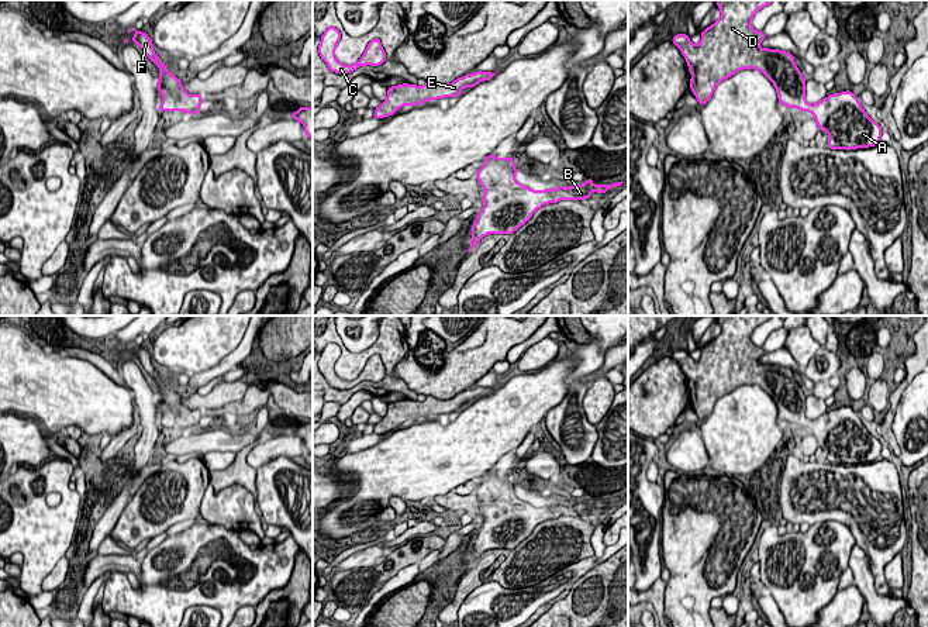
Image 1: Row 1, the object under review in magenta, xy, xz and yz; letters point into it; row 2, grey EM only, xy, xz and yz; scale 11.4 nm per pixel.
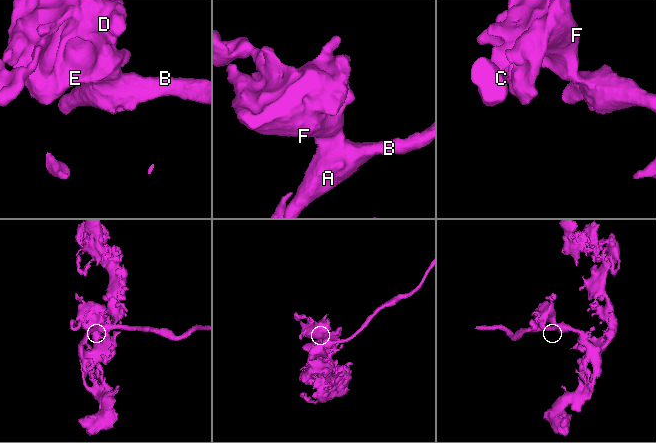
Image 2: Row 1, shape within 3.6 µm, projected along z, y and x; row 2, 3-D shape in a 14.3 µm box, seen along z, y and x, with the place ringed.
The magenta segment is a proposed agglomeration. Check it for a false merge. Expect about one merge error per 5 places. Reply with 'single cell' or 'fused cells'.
single cell

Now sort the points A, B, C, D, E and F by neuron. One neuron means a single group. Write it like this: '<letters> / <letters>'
A B C D E F

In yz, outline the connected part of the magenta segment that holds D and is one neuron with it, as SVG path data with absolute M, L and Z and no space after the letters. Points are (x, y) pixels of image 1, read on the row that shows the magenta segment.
M717 0L715 4L721 17L701 32L698 45L694 45L687 34L677 34L672 42L680 49L687 61L691 73L690 89L698 104L706 104L718 83L731 77L742 69L760 70L775 86L780 104L787 108L796 107L801 111L814 114L818 130L828 134L828 148L831 149L858 149L880 144L882 127L873 121L851 90L834 93L815 104L805 100L805 79L790 52L780 49L760 48L759 44L766 38L762 31L752 27L756 11L769 6L773 0Z

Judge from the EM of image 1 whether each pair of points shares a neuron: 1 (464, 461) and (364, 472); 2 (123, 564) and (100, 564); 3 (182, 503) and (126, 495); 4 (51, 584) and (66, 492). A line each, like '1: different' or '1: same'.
1: same
2: same
3: different
4: different

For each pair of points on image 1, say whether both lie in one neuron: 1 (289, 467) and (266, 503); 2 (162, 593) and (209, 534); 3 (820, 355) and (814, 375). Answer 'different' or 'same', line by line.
1: same
2: same
3: same

